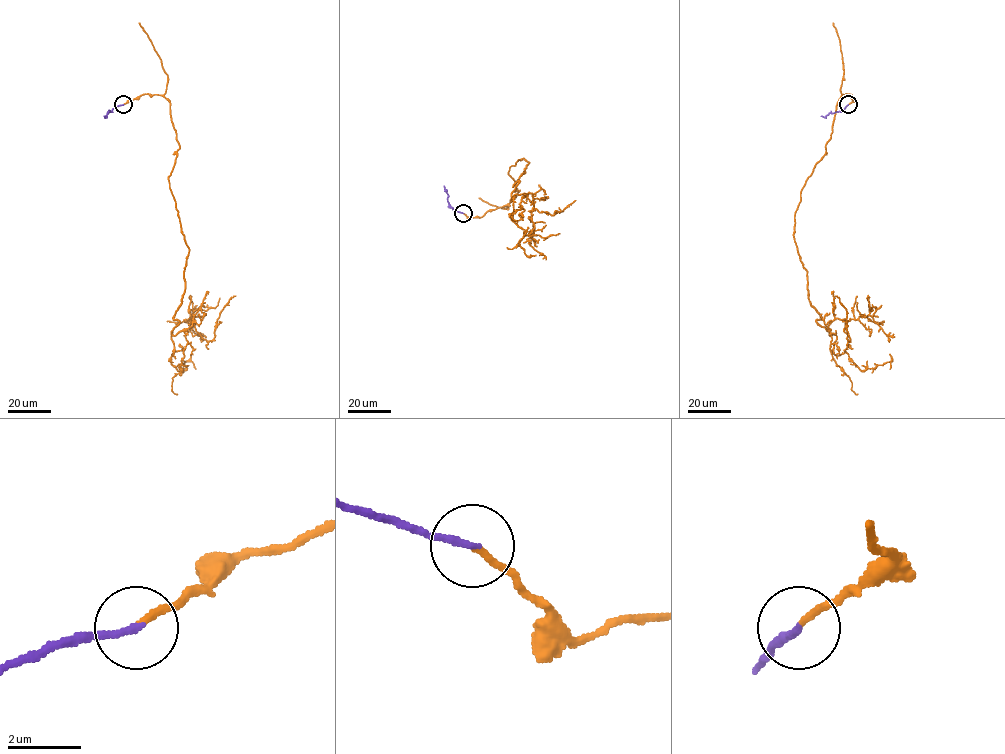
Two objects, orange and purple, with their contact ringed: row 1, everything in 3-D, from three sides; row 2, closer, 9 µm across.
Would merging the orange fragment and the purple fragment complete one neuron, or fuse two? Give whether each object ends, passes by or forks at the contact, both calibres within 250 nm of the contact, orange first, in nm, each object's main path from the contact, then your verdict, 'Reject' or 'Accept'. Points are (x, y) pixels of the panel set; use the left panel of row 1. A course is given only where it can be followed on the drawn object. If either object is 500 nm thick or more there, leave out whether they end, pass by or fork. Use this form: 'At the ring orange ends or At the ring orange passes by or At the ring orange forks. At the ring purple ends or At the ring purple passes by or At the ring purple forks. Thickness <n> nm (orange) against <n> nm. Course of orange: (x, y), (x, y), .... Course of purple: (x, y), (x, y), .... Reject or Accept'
At the ring orange ends. At the ring purple ends. Thickness 160 nm (orange) against 180 nm. Course of orange: (123, 105), (164, 96), (179, 145), (168, 177), (189, 252), (171, 333), (193, 318), (212, 340), (235, 296). Course of purple: (123, 105), (104, 116). Accept

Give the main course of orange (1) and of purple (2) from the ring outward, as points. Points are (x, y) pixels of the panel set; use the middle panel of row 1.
1: (463, 213), (510, 202), (524, 158), (512, 196), (552, 215), (575, 200)
2: (463, 213), (451, 207), (444, 186)

